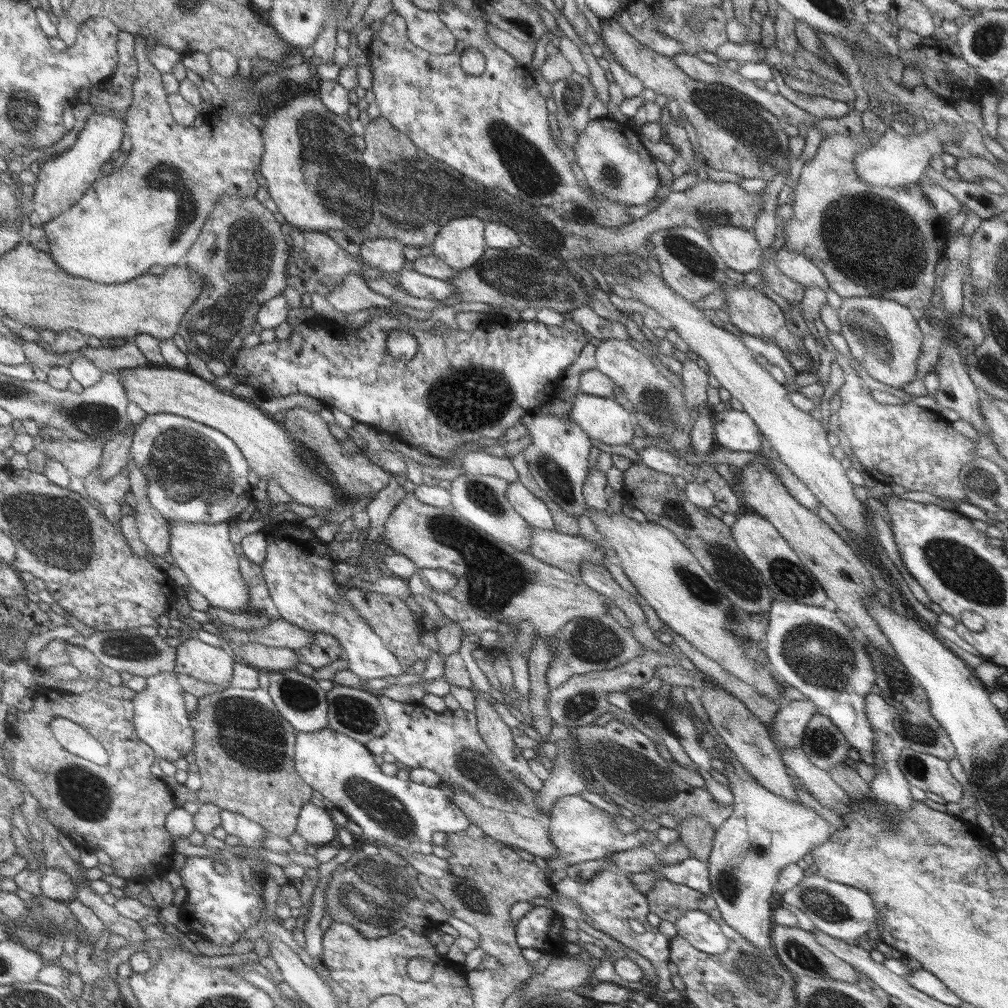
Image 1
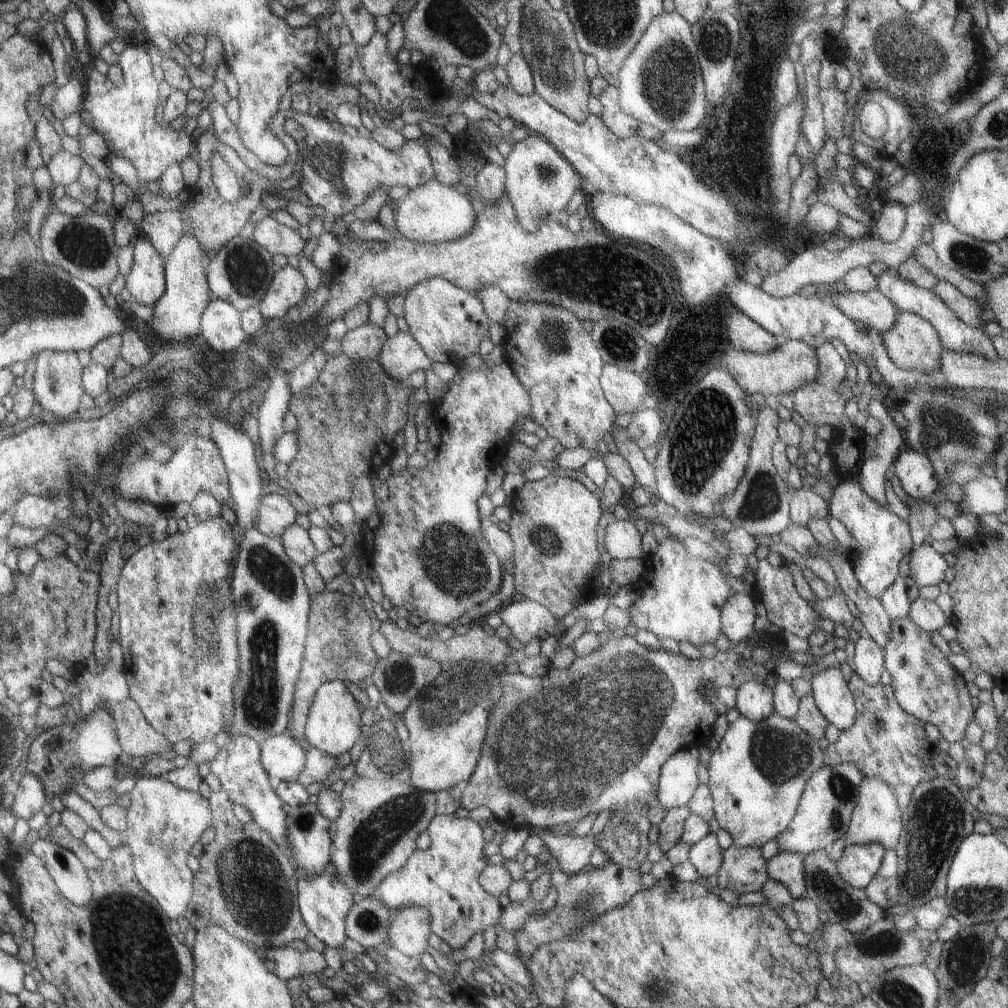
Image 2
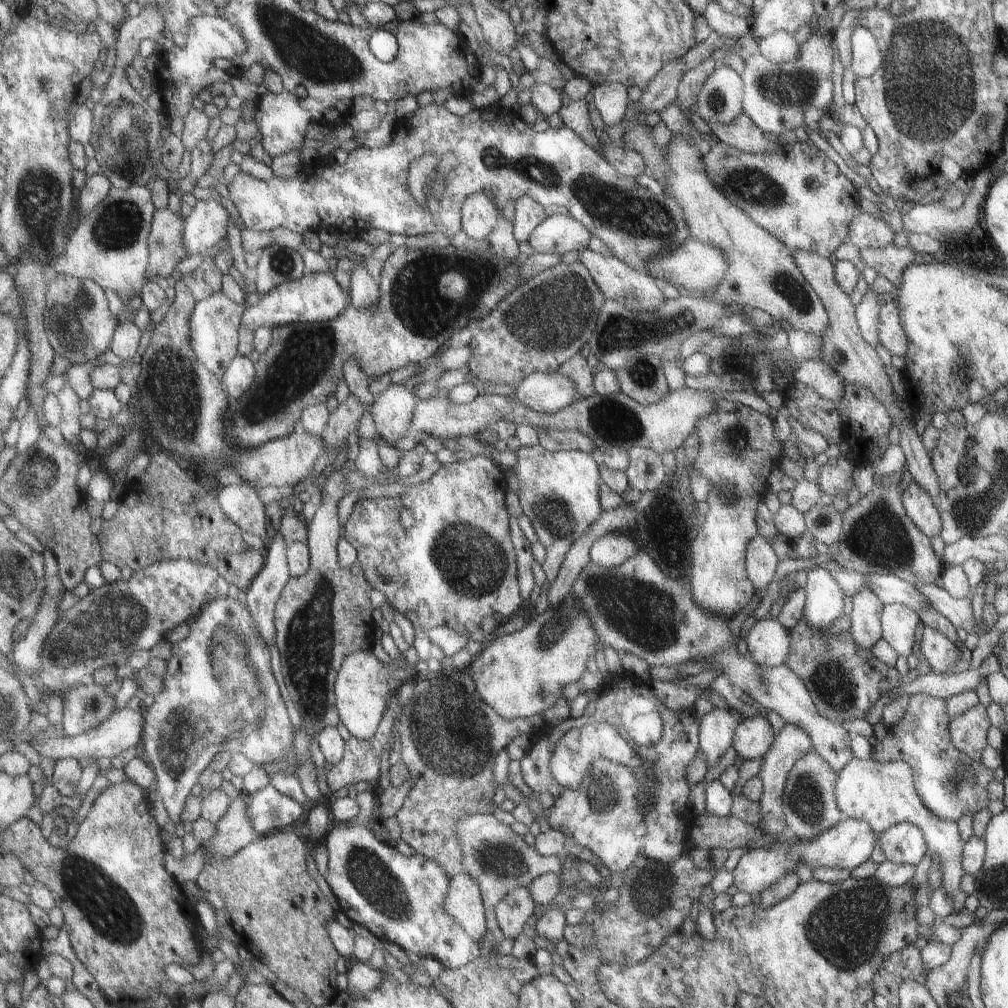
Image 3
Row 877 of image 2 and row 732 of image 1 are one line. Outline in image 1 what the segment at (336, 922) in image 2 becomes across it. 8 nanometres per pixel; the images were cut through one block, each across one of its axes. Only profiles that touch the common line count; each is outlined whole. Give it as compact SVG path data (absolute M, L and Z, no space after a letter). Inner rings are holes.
M329 726L319 732L298 732L295 765L299 777L359 825L362 838L372 844L394 844L413 855L429 855L435 832L450 835L469 828L469 817L441 788L383 774L368 745Z

